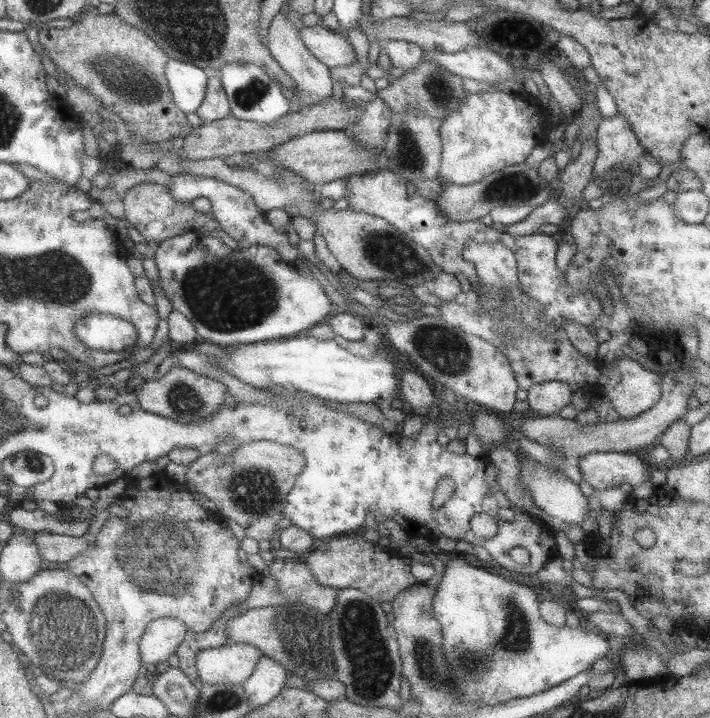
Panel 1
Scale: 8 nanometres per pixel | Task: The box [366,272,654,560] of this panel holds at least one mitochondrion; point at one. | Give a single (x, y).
(447, 351)

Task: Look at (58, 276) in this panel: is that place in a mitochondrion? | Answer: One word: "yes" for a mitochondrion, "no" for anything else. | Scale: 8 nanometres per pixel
yes

